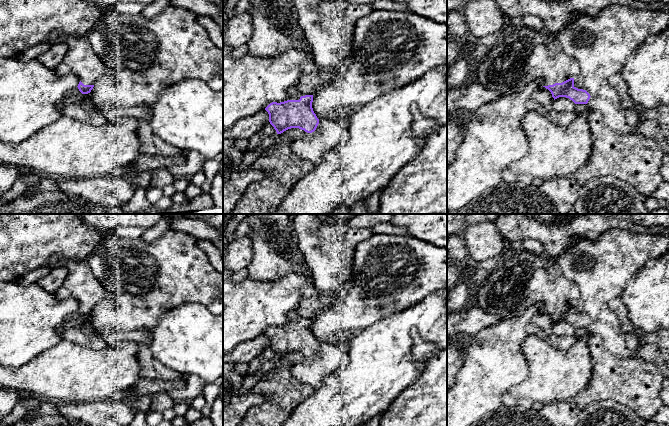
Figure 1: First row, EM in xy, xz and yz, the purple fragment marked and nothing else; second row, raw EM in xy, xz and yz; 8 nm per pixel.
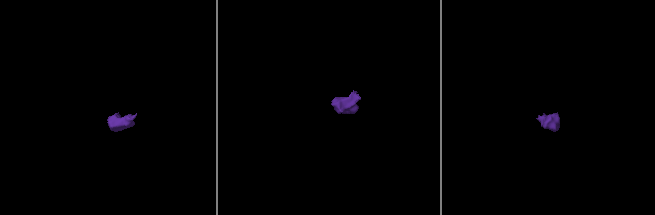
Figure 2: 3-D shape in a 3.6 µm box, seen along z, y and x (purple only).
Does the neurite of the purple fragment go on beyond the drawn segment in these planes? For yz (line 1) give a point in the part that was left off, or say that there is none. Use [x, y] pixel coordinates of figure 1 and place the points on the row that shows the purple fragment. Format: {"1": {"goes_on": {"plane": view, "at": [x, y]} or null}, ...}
{"1": {"goes_on": {"plane": "yz", "at": [522, 55]}}}

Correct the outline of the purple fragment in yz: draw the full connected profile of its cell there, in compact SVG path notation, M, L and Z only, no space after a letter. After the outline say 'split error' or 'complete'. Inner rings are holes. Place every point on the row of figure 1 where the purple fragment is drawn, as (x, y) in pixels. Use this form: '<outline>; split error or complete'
M520 25L509 27L502 33L499 41L488 50L487 55L478 62L478 82L485 88L495 90L501 95L510 95L521 92L533 81L541 81L542 86L548 89L552 97L566 97L575 104L587 104L589 109L597 110L603 117L604 124L619 134L637 133L639 116L633 109L622 106L619 95L605 80L598 92L591 96L586 90L574 86L574 78L580 73L579 63L568 56L546 30L537 30Z; split error

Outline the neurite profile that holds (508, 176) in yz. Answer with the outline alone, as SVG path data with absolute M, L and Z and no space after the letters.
M506 168L503 172L503 181L512 183L517 181L517 174L513 173L509 168Z

